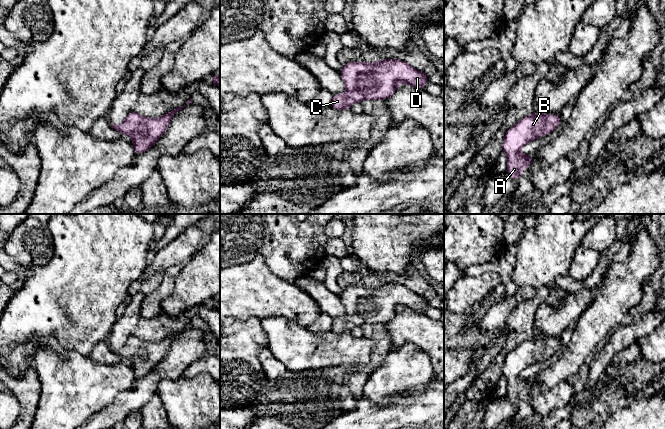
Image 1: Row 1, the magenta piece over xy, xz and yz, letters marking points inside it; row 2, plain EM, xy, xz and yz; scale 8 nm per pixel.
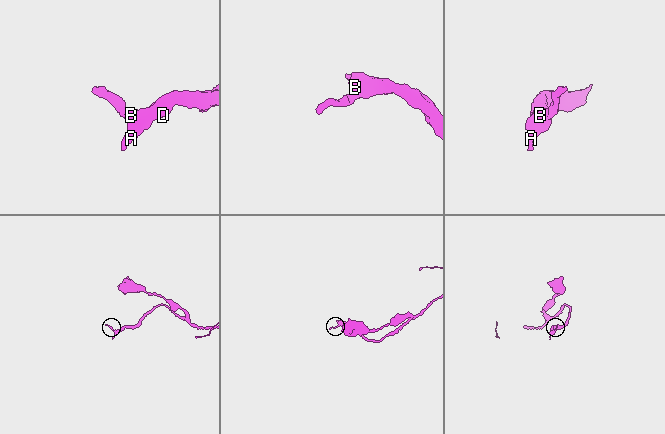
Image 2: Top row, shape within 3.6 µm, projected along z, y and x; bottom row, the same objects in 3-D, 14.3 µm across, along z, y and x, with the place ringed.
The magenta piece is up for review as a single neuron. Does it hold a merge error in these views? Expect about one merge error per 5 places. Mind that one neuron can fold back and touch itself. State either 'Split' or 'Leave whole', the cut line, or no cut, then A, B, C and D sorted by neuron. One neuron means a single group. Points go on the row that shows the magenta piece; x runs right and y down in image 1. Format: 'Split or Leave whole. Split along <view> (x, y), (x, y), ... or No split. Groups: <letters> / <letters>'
Leave whole. No split. Groups: A B C D

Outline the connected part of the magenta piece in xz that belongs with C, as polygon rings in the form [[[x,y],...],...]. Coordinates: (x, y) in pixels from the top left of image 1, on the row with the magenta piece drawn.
[[[382,59],[377,63],[349,62],[340,69],[340,75],[346,82],[347,91],[343,95],[333,95],[330,107],[337,110],[351,109],[355,102],[361,102],[365,99],[386,100],[395,93],[400,83],[411,84],[423,90],[428,82],[426,73],[416,70],[402,60],[395,59]]]

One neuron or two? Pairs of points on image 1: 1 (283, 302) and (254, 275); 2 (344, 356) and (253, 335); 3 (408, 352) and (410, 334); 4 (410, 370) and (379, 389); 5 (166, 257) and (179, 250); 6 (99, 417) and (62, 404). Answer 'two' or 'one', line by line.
1: one
2: two
3: two
4: one
5: one
6: two

